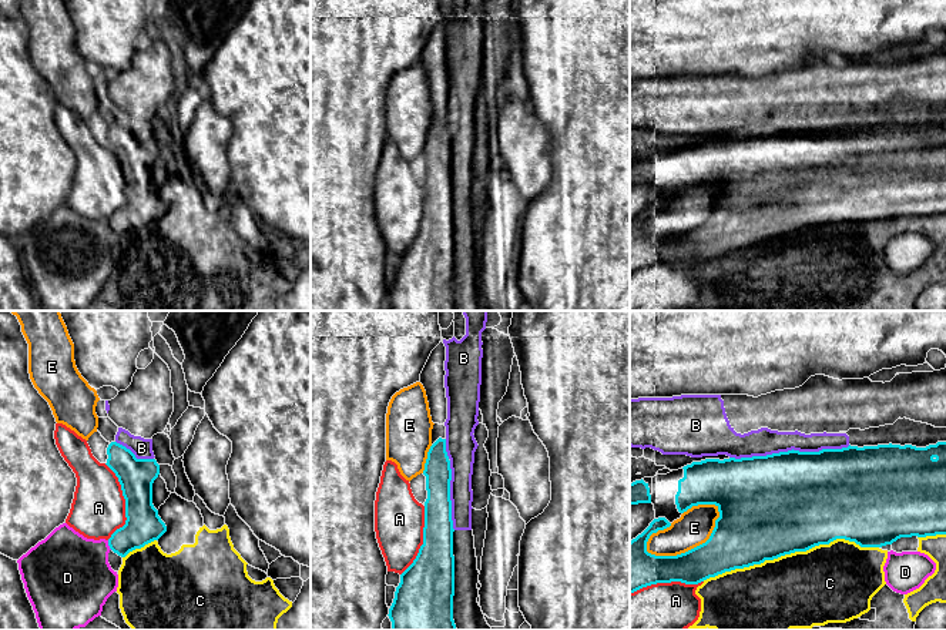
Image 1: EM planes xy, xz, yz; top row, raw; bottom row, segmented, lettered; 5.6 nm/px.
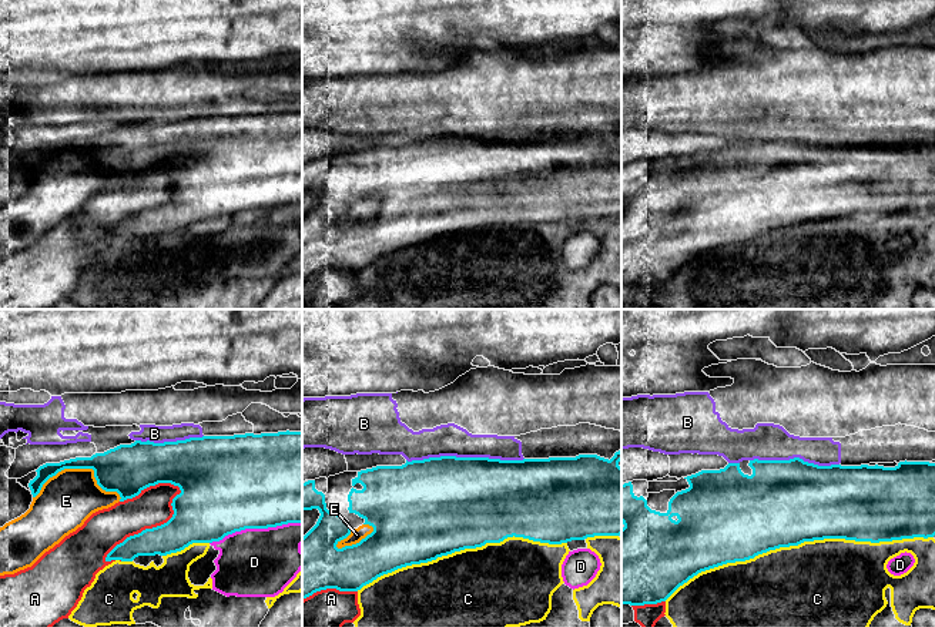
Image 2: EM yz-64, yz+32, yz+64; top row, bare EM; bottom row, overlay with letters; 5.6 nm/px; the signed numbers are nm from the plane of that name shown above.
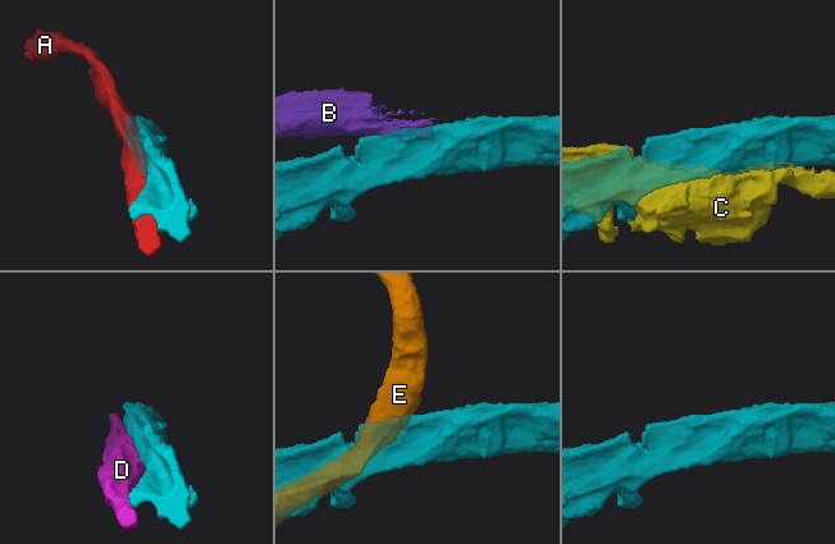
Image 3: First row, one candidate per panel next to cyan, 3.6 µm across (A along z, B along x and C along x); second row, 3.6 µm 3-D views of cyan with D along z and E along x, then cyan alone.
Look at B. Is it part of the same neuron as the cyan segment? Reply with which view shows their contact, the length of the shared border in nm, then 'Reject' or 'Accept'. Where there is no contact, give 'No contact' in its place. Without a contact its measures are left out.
Touches cyan in yz. Shared border 700 nm. Reject

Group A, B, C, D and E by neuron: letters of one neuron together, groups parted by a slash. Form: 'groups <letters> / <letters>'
groups A / B / C / D / E

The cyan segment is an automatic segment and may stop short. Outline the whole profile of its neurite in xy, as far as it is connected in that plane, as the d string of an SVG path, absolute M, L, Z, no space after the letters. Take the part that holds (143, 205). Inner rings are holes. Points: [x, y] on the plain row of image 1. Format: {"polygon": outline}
{"polygon": "M111 123L107 147L115 154L125 180L125 205L108 220L110 229L121 238L158 221L167 207L152 185L152 164L160 155L155 140L137 140L125 127Z"}

